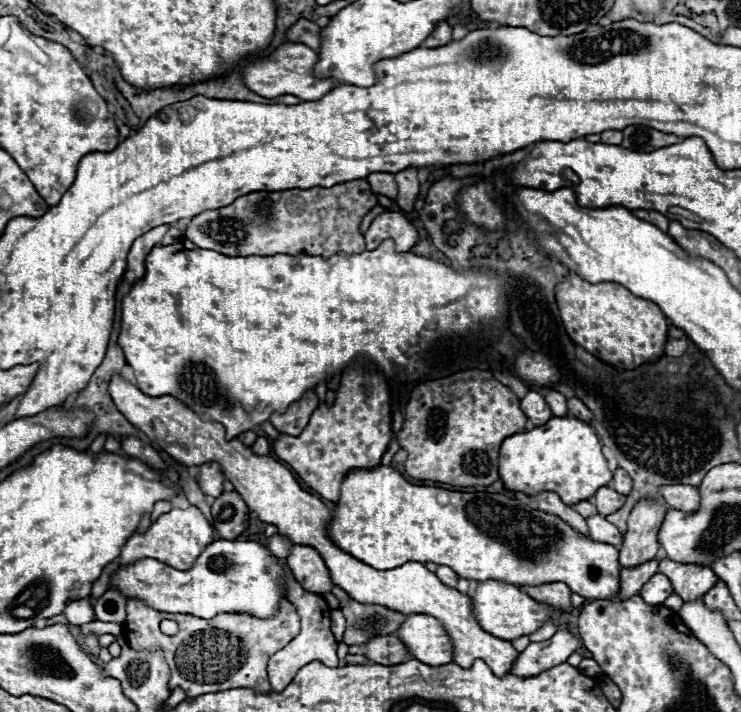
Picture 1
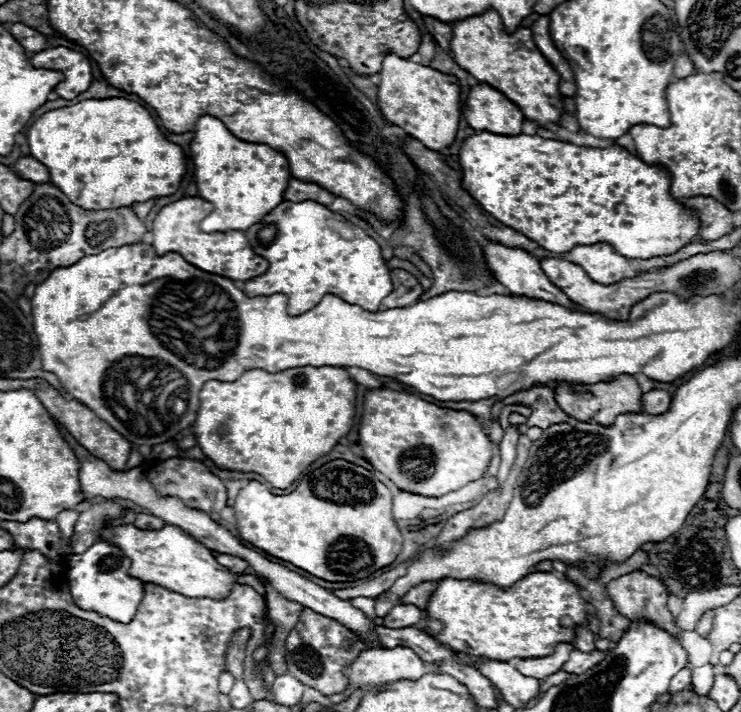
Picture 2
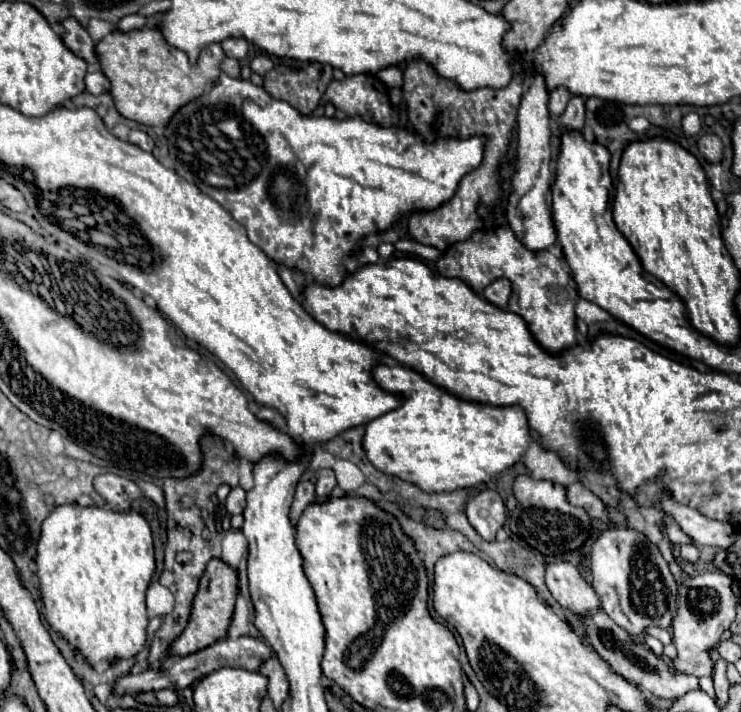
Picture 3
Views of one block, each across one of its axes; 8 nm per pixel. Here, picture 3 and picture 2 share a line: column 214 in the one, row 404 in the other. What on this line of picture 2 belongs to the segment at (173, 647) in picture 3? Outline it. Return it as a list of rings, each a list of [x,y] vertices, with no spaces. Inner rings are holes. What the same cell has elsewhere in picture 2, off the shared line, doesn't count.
[[[620,374],[608,382],[585,386],[570,384],[570,382],[556,382],[552,390],[556,394],[556,402],[560,404],[560,408],[572,418],[582,422],[600,422],[602,426],[610,426],[618,414],[628,414],[628,412],[642,414],[642,390],[638,382],[628,374]]]

